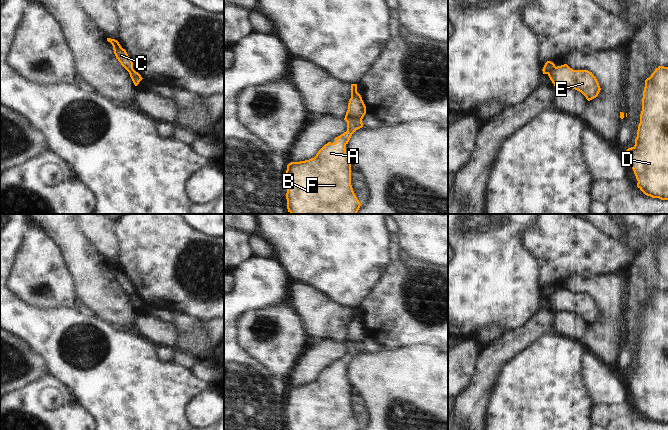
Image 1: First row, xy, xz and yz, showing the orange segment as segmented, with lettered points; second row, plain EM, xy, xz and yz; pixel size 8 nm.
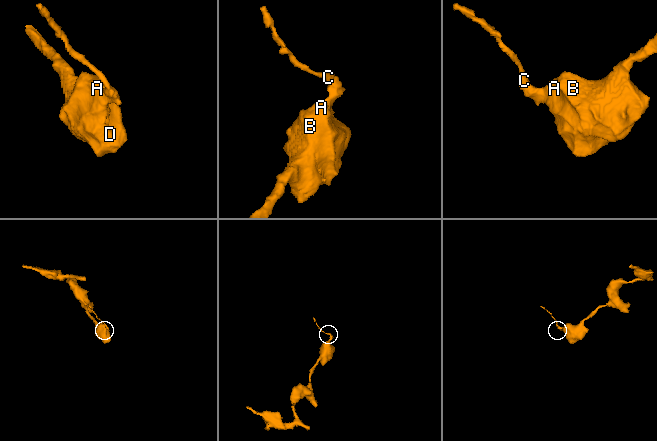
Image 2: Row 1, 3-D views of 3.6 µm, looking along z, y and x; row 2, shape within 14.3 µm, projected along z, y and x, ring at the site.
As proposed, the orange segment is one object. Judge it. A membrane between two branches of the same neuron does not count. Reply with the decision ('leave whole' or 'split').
split

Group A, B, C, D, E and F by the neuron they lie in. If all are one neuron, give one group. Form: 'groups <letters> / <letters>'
groups A B D E F / C

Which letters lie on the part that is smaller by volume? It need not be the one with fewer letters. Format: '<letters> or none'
C

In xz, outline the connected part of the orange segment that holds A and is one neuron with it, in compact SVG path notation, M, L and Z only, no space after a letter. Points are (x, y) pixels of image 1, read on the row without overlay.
M361 319L351 320L344 344L347 355L336 361L334 367L328 366L314 382L300 386L291 386L285 397L287 430L361 430L351 409L351 387L346 378L346 369L352 358L363 351L362 343L366 330Z

